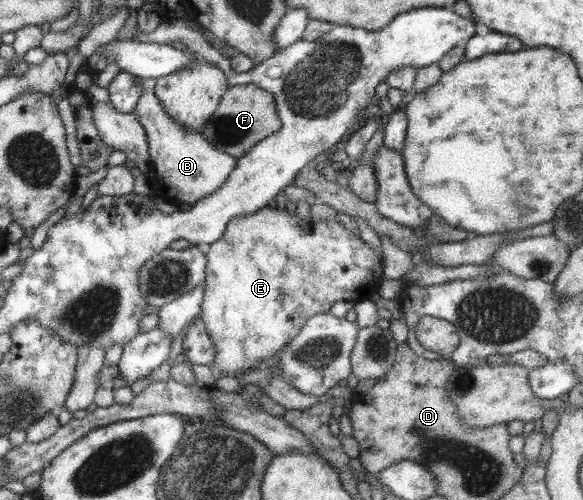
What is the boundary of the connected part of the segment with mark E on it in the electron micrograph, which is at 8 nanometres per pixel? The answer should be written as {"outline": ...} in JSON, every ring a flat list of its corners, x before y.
{"outline":[[274,204,256,213,233,217,218,242,205,248,203,302,197,315,211,339,214,357,209,367,216,377,235,377,249,371,253,365,268,362,291,339,294,339,308,317,329,311,335,301,367,300,378,291,383,281,383,257,377,258,357,236,349,234,339,222,309,221,310,231,303,232,296,215,289,216]]}

